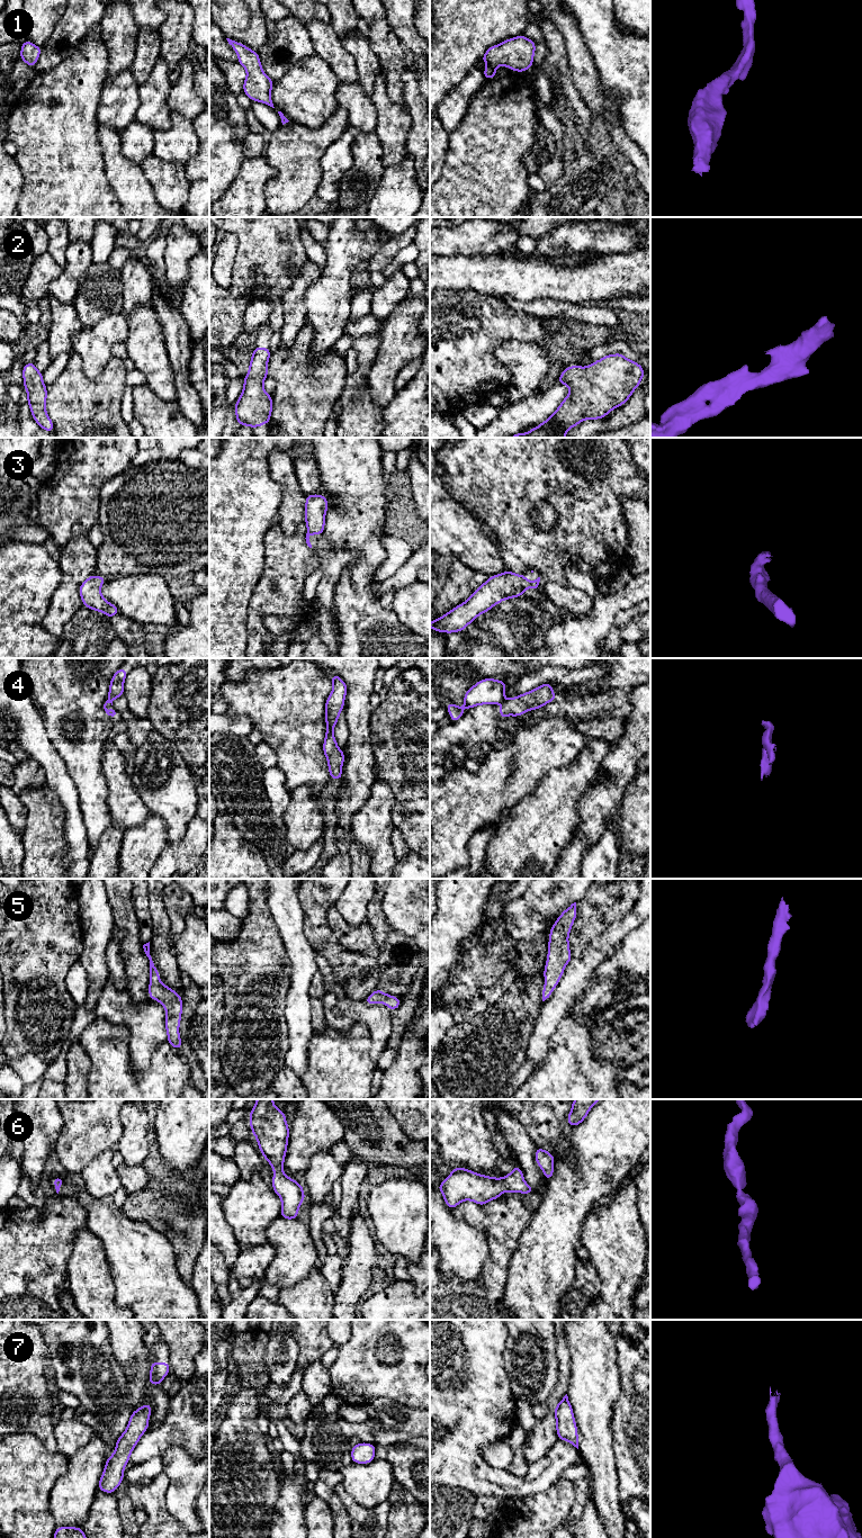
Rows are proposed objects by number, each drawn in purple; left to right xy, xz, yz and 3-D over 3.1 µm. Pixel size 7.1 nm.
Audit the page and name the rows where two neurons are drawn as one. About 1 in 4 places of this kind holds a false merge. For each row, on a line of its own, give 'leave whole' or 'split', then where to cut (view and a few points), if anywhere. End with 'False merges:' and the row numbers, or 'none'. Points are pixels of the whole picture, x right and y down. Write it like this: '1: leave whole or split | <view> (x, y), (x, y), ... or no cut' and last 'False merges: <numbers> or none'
1: leave whole | no cut
2: leave whole | no cut
3: leave whole | no cut
4: split | xy (107, 700), (111, 703)
5: leave whole | no cut
6: leave whole | no cut
7: leave whole | no cut
False merges: 4

